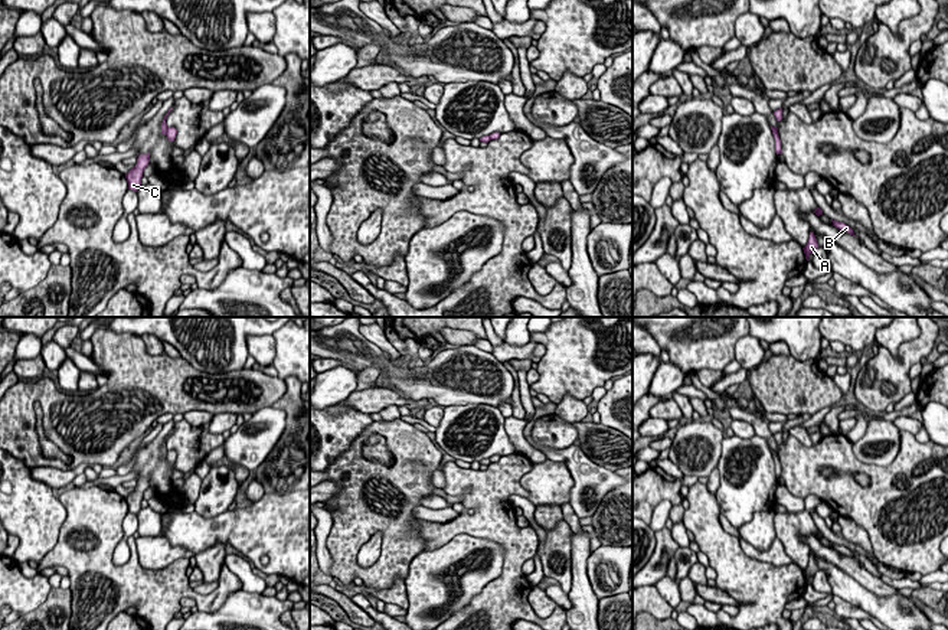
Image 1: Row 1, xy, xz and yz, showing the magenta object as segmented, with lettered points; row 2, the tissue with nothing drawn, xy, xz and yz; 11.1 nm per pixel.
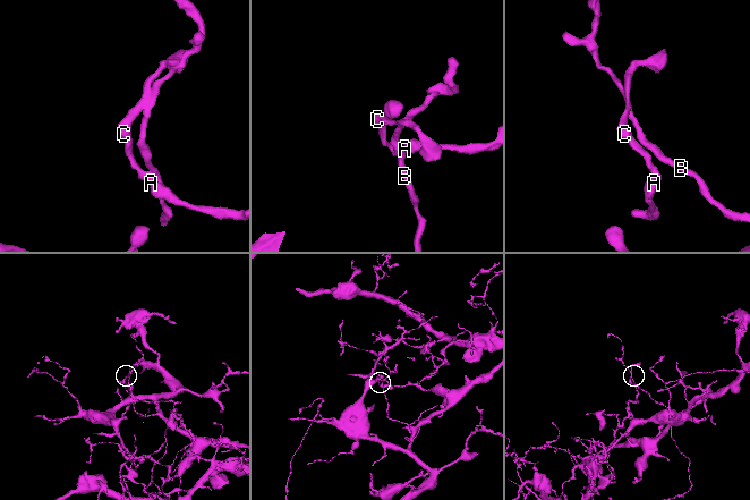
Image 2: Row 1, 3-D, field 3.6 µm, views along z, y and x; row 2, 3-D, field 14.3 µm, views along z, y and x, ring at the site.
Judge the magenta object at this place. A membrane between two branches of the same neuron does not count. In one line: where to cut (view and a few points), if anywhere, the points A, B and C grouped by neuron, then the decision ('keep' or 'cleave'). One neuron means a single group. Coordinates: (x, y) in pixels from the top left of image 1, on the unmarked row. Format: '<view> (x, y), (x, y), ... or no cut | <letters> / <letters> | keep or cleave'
xy (169, 450), (166, 457) | A C / B | cleave

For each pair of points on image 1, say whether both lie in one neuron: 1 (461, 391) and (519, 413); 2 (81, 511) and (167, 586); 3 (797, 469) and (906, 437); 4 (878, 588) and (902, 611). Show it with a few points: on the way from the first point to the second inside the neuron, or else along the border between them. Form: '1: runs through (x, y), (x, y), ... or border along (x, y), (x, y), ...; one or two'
1: border along (503, 364), (513, 379), (512, 397); two
2: runs through (100, 539), (100, 558), (127, 586), (139, 586); one
3: runs through (829, 460), (842, 460), (873, 472), (893, 469); one
4: border along (856, 581), (878, 596), (901, 596); two

